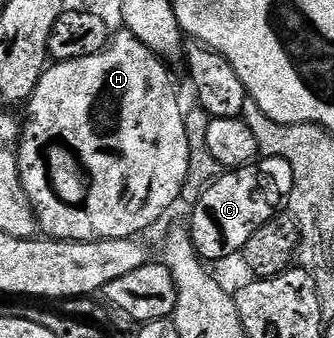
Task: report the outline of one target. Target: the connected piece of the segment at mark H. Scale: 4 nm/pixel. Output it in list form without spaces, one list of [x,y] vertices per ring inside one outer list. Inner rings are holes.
[[[119,29],[111,36],[111,42],[103,51],[89,57],[70,59],[64,63],[52,62],[37,81],[30,99],[25,104],[27,123],[22,124],[17,154],[19,157],[19,176],[25,193],[35,210],[35,220],[39,222],[39,231],[52,239],[68,239],[74,243],[92,243],[98,239],[129,239],[142,236],[146,227],[151,227],[171,206],[180,202],[182,186],[185,185],[186,173],[189,172],[189,142],[185,137],[185,107],[179,104],[175,96],[175,87],[171,84],[171,75],[167,72],[168,64],[155,55],[133,33]]]

